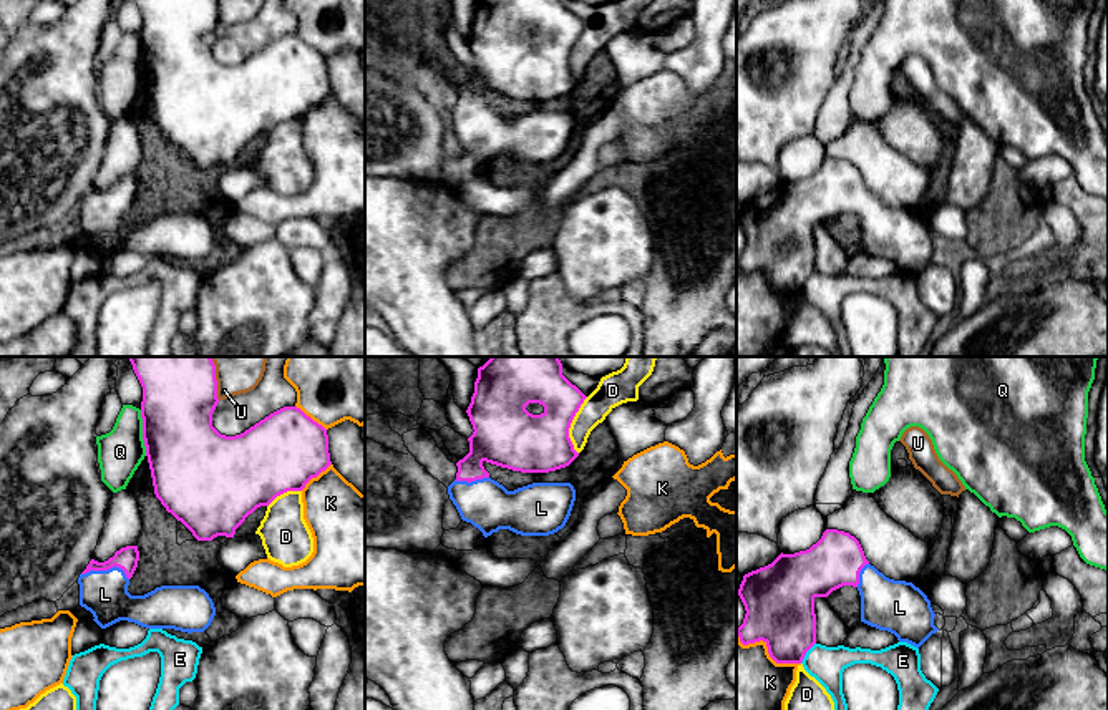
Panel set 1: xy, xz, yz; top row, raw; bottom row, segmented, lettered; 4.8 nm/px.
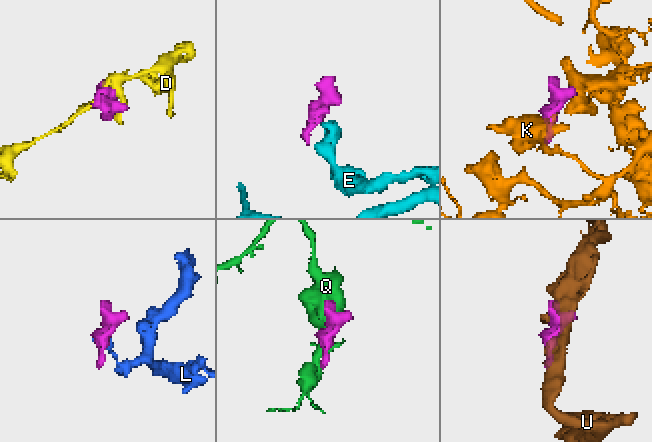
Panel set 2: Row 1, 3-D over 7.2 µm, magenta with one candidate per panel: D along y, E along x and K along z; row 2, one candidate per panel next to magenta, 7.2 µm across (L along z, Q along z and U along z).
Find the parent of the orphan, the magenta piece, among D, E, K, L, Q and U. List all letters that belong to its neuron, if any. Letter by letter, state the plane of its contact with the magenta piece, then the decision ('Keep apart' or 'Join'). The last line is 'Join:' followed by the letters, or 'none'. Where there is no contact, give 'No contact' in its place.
D: Touches magenta in xz. Keep apart
E: Touches magenta in yz. Keep apart
K: Touches magenta in yz. Keep apart
L: Touches magenta in xy. Join
Q: Touches magenta in xy. Keep apart
U: Touches magenta in xy. Keep apart
Join: L

